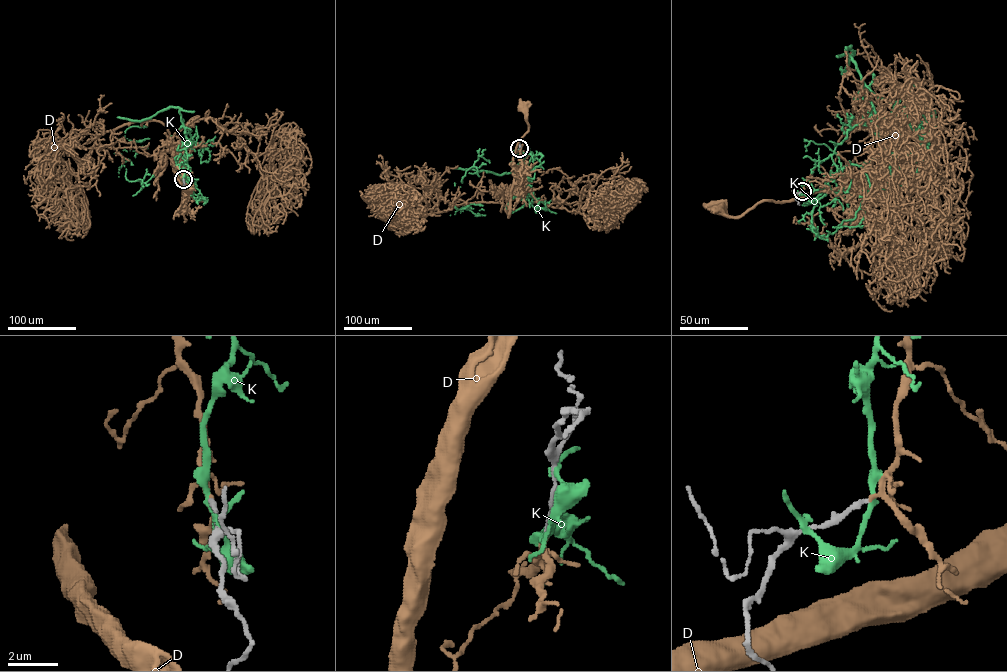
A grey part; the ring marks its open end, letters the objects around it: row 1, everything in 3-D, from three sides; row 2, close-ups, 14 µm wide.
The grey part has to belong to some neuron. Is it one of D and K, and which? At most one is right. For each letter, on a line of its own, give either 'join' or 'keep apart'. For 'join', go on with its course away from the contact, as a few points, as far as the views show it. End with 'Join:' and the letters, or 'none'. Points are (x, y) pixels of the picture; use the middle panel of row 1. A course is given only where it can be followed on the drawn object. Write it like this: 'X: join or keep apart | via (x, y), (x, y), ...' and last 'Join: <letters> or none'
D: join | via (519, 149), (524, 152), (521, 174), (514, 177), (515, 148), (528, 129), (522, 106)
K: keep apart
Join: D

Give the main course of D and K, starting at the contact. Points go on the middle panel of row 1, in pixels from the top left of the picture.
D: (519, 149), (524, 152), (521, 174), (514, 177), (515, 148), (528, 129), (522, 106)
K: (519, 148), (522, 188), (519, 180), (527, 195), (519, 208), (485, 215), (465, 208), (450, 215), (393, 216)

